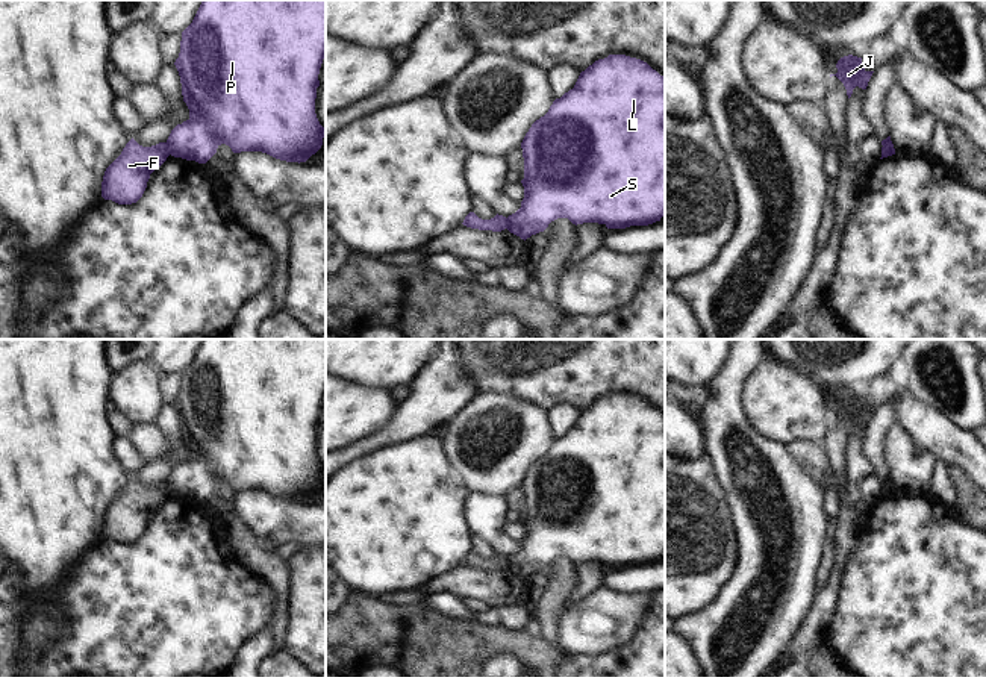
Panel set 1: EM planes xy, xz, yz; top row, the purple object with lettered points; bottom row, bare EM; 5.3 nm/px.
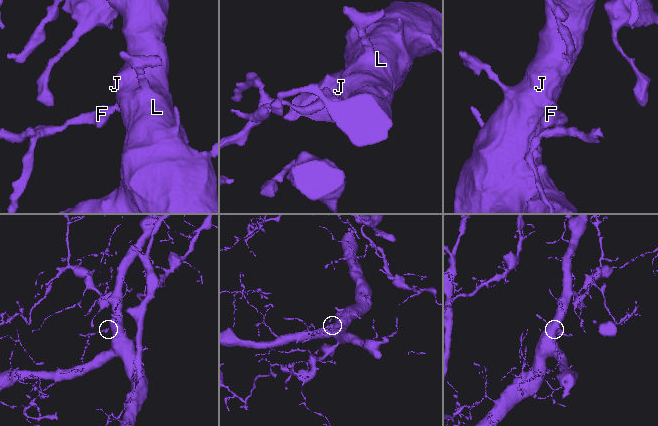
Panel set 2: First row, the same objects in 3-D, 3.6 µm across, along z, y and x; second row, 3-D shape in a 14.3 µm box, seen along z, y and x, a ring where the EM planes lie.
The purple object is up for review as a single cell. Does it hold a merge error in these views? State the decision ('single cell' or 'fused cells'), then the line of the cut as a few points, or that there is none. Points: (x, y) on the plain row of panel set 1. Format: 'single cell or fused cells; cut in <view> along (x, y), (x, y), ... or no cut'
fused cells; cut in xy along (165, 482), (170, 492)

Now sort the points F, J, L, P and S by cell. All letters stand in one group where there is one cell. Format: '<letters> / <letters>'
F / J L P S

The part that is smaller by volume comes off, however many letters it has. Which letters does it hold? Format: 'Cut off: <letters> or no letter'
Cut off: F

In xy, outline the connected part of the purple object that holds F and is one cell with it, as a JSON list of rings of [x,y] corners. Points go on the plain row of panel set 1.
[[[132,477],[121,494],[106,507],[101,521],[101,536],[118,544],[136,542],[147,527],[150,513],[168,495],[167,482],[142,486]]]

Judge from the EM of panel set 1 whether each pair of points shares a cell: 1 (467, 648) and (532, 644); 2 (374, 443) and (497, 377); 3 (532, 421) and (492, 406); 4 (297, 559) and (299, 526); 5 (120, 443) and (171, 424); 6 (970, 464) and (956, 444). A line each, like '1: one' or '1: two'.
1: one
2: two
3: one
4: two
5: two
6: one

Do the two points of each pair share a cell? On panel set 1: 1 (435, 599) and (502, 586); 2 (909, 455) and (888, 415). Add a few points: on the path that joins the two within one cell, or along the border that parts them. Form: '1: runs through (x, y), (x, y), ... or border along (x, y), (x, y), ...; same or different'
1: border along (430, 592), (452, 592), (455, 595); different
2: border along (895, 423), (885, 441), (885, 459); different

